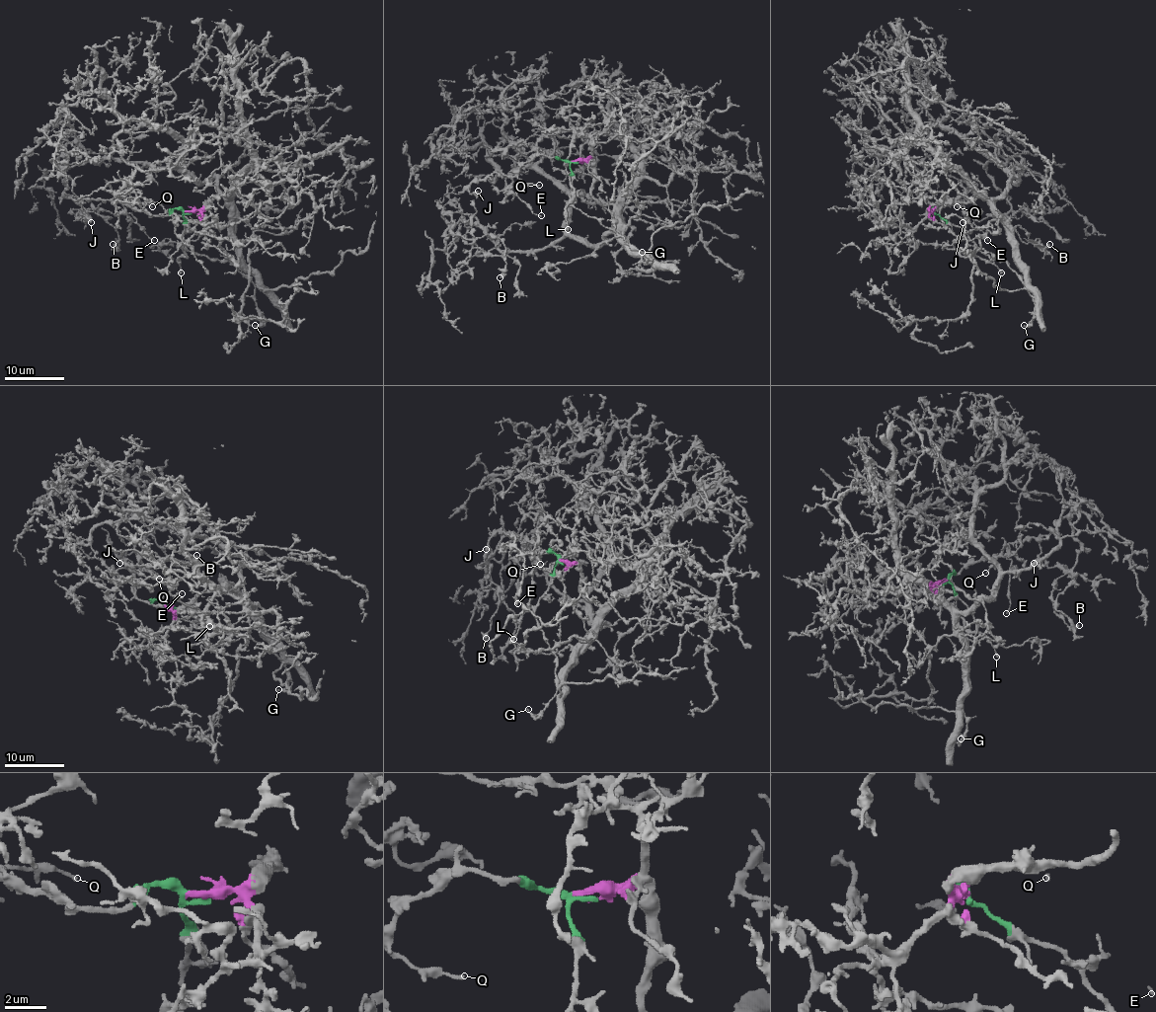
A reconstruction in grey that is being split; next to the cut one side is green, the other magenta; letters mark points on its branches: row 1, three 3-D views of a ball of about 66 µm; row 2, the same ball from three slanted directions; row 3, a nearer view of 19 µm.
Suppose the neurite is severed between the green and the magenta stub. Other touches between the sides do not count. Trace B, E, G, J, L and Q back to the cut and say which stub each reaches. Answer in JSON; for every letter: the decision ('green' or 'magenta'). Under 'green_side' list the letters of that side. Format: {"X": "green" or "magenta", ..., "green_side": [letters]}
{"B": "magenta", "E": "green", "G": "green", "J": "green", "L": "magenta", "Q": "green", "green_side": ["E", "G", "J", "Q"]}

